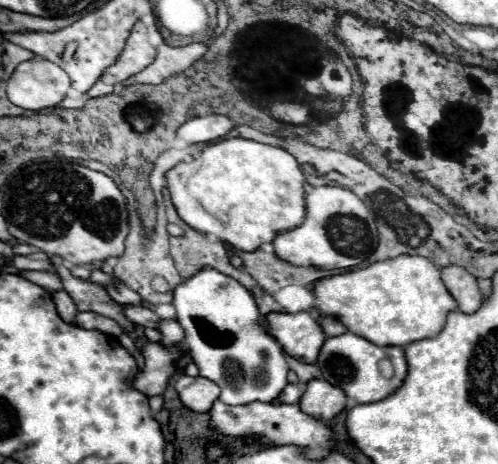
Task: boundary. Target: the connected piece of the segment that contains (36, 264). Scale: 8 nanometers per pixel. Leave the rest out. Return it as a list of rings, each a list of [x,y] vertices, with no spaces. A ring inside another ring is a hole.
[[[34,252],[30,256],[12,256],[12,260],[6,260],[6,264],[16,270],[54,270],[48,264],[48,256],[50,254],[44,252]]]

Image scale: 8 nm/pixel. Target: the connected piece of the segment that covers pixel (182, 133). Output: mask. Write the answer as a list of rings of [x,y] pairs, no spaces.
[[[220,114],[214,116],[202,116],[202,118],[192,118],[186,124],[178,128],[178,138],[184,140],[186,144],[200,144],[200,142],[214,142],[224,138],[230,130],[234,128],[232,120]]]

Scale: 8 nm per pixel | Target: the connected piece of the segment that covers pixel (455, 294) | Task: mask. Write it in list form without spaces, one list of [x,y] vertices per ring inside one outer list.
[[[448,266],[442,270],[442,280],[452,298],[458,302],[458,310],[462,312],[474,312],[480,306],[482,294],[476,286],[476,278],[468,274],[464,268]]]

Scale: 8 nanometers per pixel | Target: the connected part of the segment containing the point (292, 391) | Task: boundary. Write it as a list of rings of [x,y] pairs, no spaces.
[[[288,384],[280,394],[280,402],[284,404],[296,404],[300,402],[300,398],[302,398],[302,390],[298,384]]]

